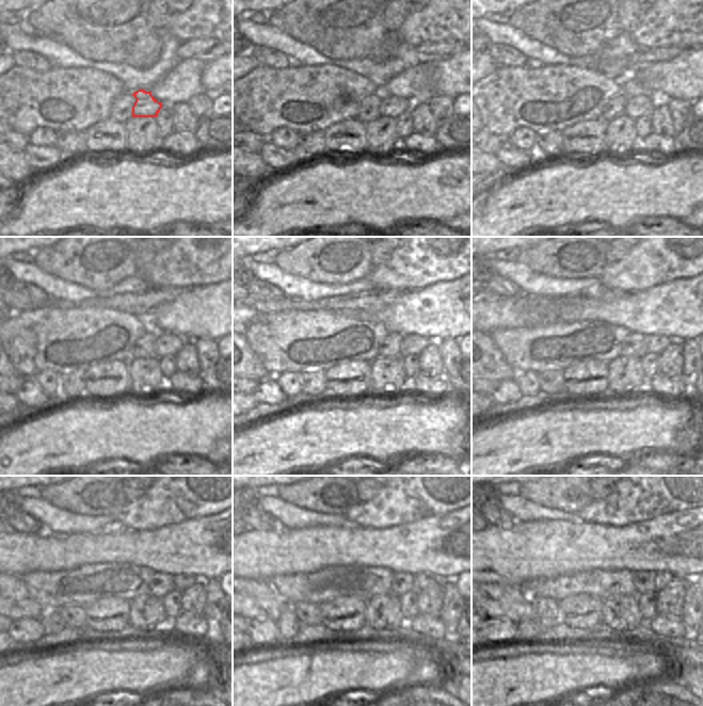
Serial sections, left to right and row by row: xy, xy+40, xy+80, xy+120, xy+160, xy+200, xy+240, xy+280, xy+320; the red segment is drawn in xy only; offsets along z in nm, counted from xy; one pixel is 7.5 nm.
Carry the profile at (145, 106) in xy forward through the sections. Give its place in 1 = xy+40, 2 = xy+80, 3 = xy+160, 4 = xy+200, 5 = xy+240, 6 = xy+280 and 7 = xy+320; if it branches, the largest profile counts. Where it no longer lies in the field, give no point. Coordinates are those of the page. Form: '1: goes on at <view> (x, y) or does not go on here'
1: goes on at xy+40 (392, 107)
2: goes on at xy+80 (638, 106)
3: goes on at xy+160 (412, 343)
4: goes on at xy+200 (655, 343)
5: goes on at xy+240 (180, 582)
6: goes on at xy+280 (424, 579)
7: goes on at xy+320 (662, 579)

